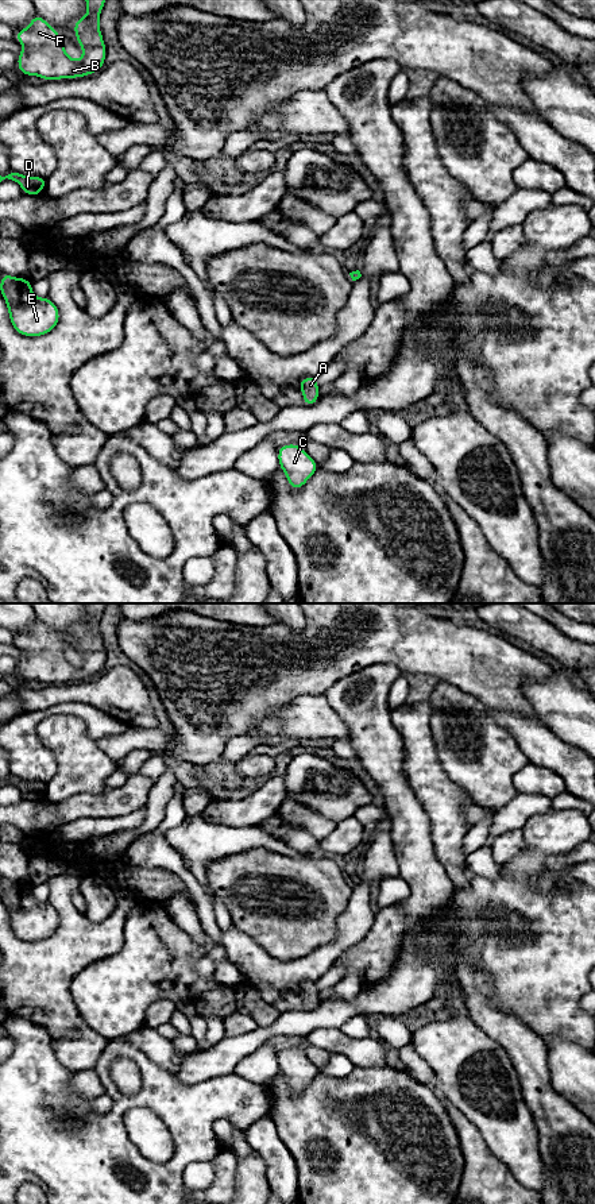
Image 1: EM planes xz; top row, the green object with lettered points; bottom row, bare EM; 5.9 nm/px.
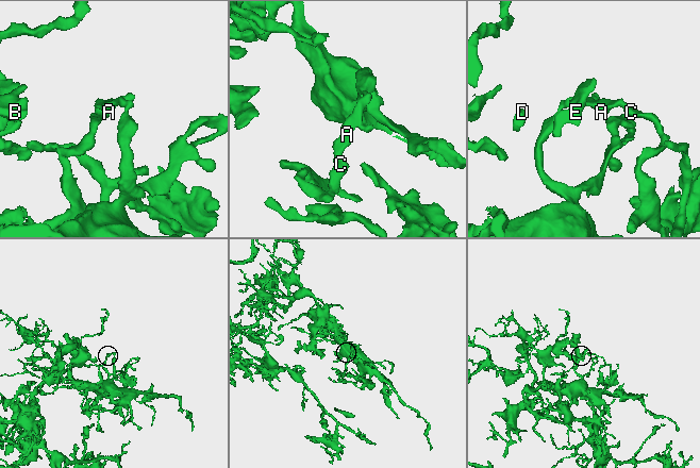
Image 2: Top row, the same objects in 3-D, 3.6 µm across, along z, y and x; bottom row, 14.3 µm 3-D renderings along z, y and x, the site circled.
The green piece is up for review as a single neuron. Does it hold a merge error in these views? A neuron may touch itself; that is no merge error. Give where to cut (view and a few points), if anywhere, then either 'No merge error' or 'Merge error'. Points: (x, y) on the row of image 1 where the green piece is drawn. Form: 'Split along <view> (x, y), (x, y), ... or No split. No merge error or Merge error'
No split. No merge error

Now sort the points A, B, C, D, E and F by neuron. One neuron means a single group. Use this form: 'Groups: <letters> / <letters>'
Groups: A B C D E F

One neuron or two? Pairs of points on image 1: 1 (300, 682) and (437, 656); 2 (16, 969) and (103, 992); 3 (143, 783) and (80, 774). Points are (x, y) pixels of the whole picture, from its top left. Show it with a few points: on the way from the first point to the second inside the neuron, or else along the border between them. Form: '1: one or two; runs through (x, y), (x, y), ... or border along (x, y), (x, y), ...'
1: one; runs through (333, 667), (351, 651), (404, 651)
2: two; border along (93, 961), (70, 986), (72, 999), (80, 1015)
3: two; border along (109, 788), (99, 794), (77, 795)

